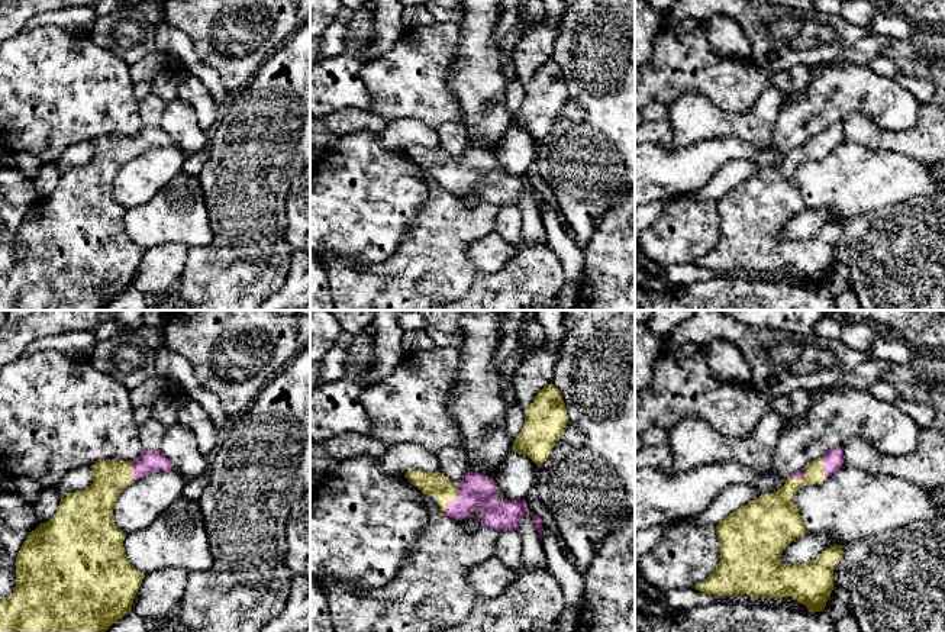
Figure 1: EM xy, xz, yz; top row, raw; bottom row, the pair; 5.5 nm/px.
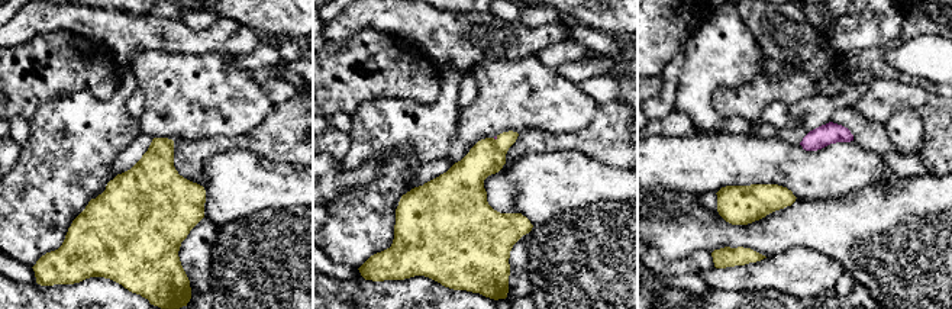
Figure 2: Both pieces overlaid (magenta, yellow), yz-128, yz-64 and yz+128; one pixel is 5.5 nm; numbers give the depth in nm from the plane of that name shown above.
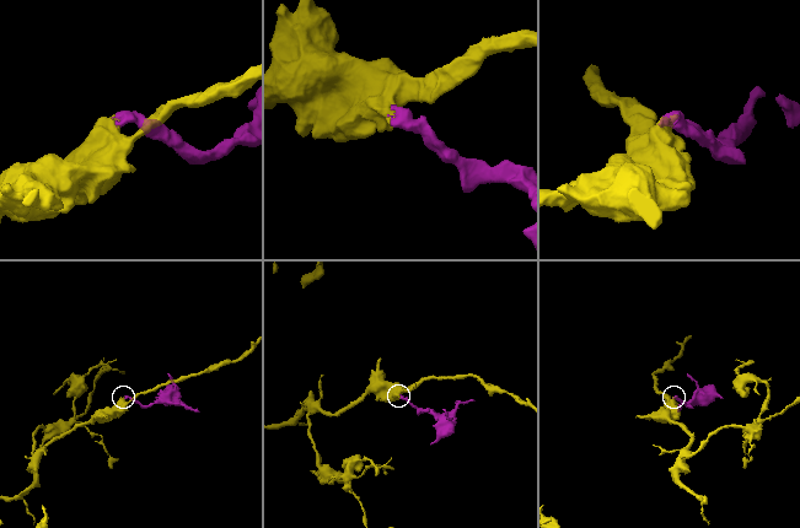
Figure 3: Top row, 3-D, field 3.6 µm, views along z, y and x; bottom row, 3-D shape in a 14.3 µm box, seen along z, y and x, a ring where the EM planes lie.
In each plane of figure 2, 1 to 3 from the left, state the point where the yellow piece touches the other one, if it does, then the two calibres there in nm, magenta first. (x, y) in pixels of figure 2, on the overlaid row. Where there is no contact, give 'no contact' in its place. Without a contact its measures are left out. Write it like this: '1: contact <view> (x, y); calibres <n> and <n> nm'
1: no contact
2: contact yz-64 (494, 138); calibres 20 and 200 nm
3: no contact

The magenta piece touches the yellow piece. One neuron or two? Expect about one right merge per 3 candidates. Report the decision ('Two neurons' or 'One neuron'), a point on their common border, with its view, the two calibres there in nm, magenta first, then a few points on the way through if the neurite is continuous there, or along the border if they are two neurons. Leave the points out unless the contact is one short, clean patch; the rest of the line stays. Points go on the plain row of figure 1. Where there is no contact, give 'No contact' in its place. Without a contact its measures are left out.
One neuron. Touches magenta at xz (454, 174). Thickness 190 nm (magenta) against 140 nm. Path across: xz (476, 165), (463, 174), (454, 174), (436, 160)

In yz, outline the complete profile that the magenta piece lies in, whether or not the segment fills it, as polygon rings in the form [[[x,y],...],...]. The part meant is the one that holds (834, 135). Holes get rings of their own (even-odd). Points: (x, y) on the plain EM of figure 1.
[[[835,122],[820,133],[793,148],[786,159],[726,191],[717,201],[720,238],[703,257],[694,261],[706,270],[732,271],[736,268],[752,273],[793,273],[809,287],[822,287],[832,265],[833,245],[844,230],[841,220],[826,223],[810,239],[781,239],[783,226],[796,215],[807,209],[799,184],[793,178],[803,161],[822,159],[844,141],[844,123]]]

